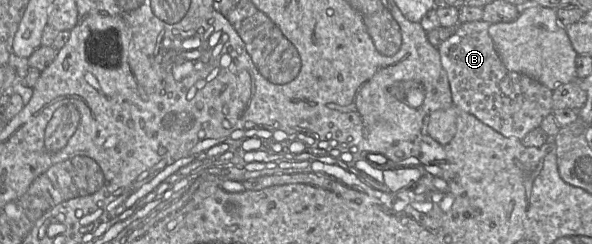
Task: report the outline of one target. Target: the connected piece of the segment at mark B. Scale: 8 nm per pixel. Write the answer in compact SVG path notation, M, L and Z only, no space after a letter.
M484 20L459 23L455 33L437 47L442 67L447 73L452 101L456 108L475 116L507 138L519 140L553 113L552 91L535 79L509 71L502 63L489 35L490 24Z

